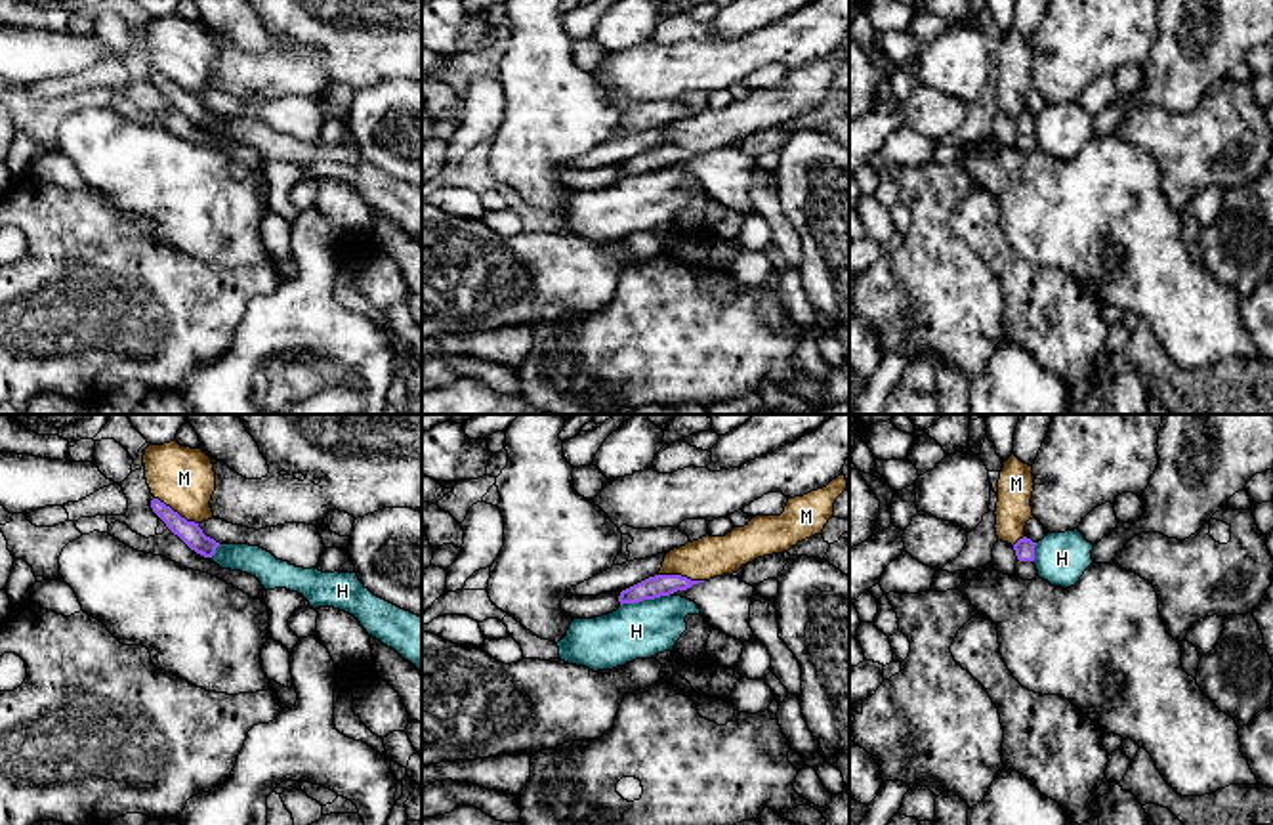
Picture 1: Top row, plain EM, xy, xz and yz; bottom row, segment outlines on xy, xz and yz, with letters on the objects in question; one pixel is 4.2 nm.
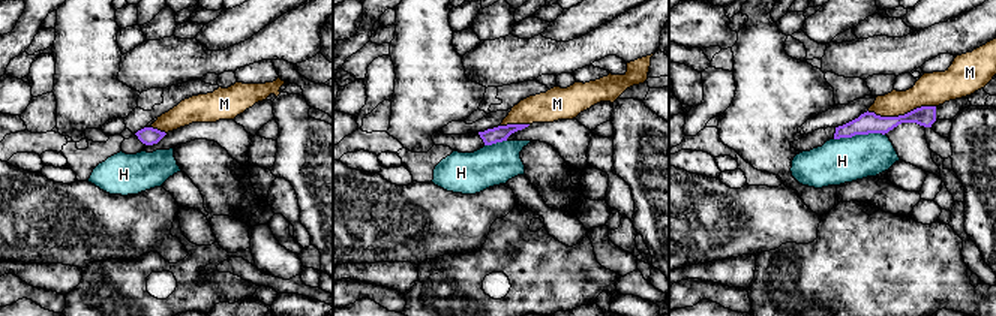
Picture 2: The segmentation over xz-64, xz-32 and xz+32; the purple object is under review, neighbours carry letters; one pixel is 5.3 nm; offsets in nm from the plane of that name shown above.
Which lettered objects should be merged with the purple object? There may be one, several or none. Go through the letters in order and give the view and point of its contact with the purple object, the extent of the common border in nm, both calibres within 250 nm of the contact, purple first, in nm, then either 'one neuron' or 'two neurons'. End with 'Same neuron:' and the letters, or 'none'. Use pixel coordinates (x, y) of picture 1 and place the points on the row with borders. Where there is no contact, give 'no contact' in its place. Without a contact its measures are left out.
H: meets purple in xz at (646, 598); contact 220 nm long; 100 nm thick on the purple side, 240 nm on the other; two neurons
M: meets purple in xz at (680, 575); contact 190 nm long; 100 nm thick on the purple side, 180 nm on the other; one neuron
Same neuron: M

